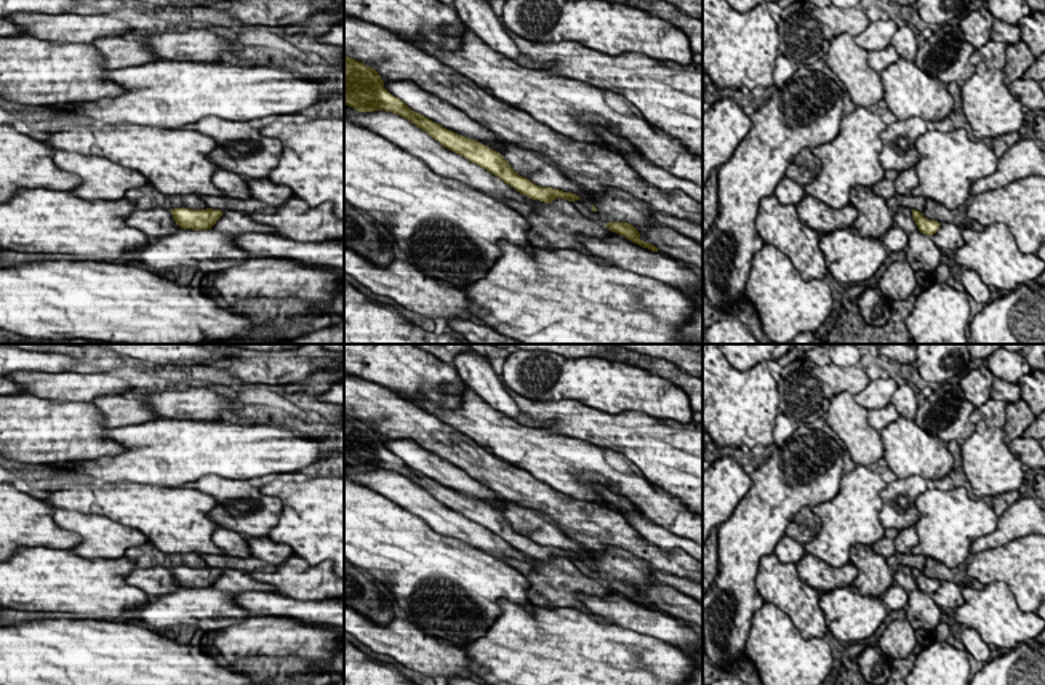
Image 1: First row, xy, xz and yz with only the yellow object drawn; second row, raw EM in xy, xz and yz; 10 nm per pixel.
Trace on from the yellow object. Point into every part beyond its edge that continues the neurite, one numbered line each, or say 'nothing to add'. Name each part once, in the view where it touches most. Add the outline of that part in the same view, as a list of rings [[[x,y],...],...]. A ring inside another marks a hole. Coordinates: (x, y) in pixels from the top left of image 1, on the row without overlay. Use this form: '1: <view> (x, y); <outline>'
nothing to add

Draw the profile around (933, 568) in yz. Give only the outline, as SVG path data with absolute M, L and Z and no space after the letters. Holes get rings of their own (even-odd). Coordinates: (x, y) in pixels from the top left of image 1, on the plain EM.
M927 557L923 575L928 578L935 578L938 581L951 581L960 587L971 587L976 591L983 591L984 584L978 579L971 578L967 573L968 563L960 563L957 568L949 568L944 563Z

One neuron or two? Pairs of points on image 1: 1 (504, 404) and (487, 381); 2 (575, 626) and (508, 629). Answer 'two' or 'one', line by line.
1: one
2: one

